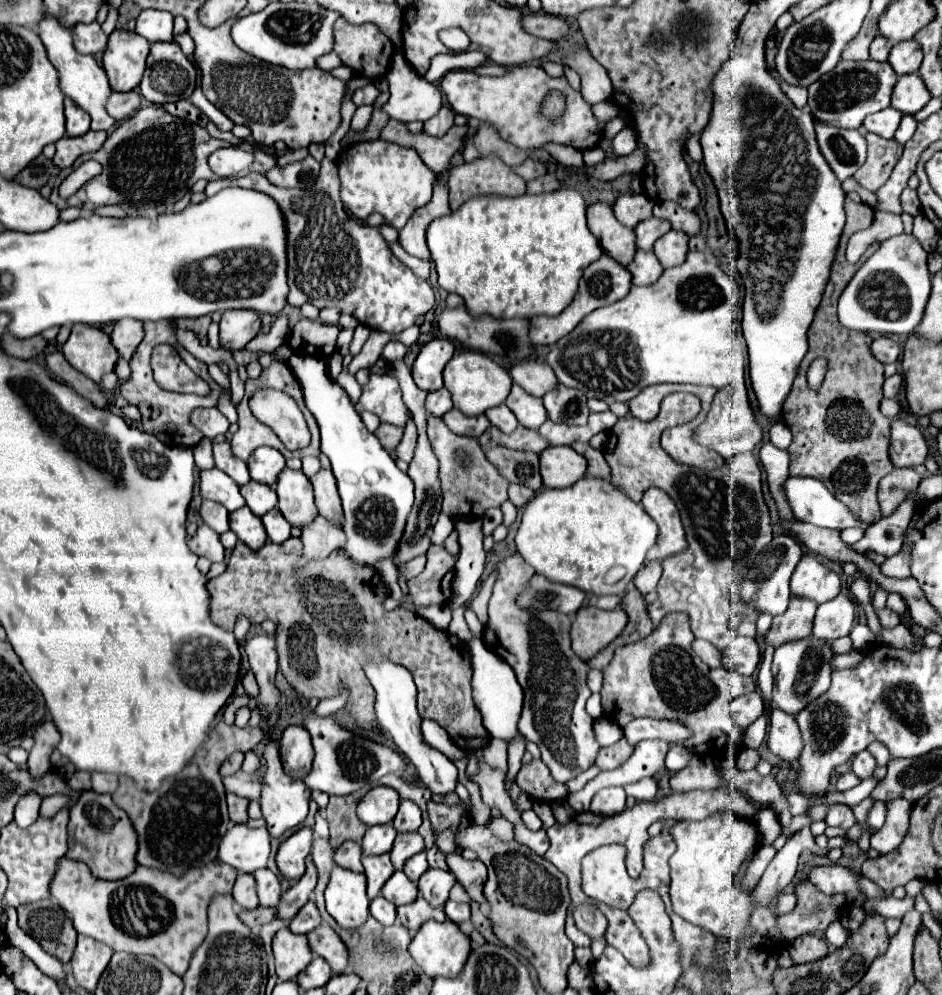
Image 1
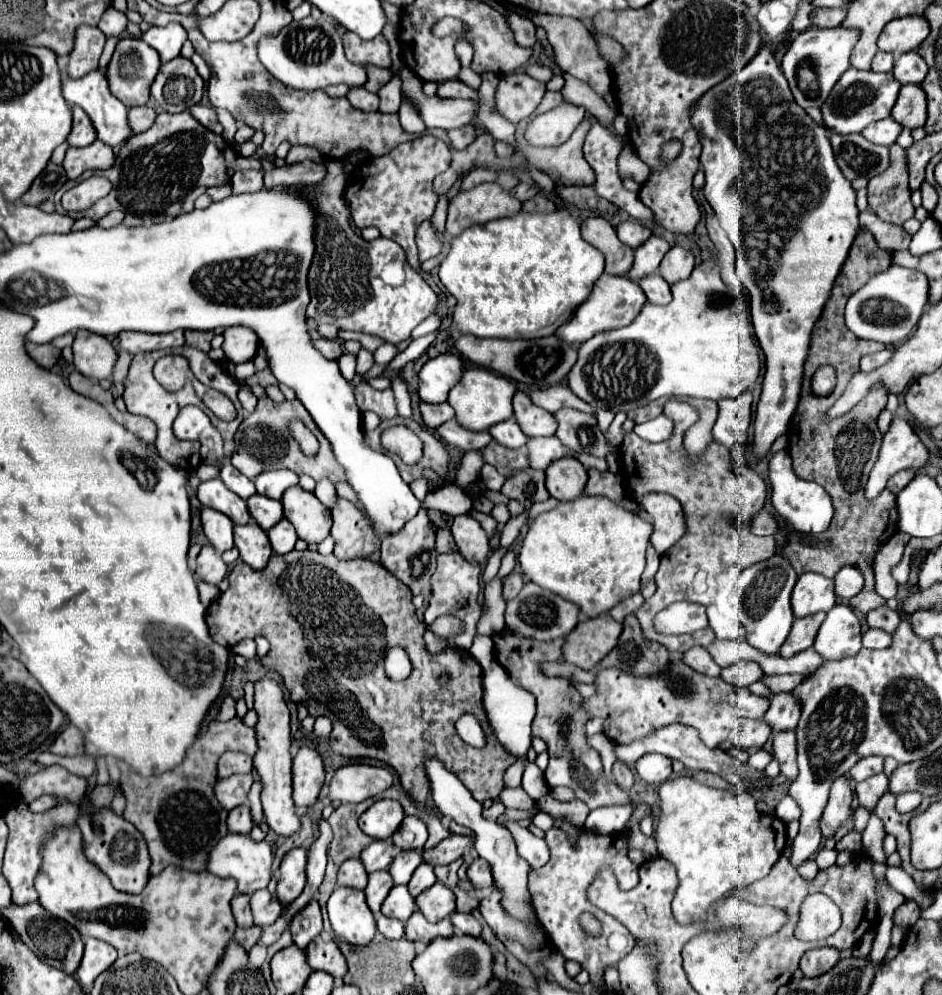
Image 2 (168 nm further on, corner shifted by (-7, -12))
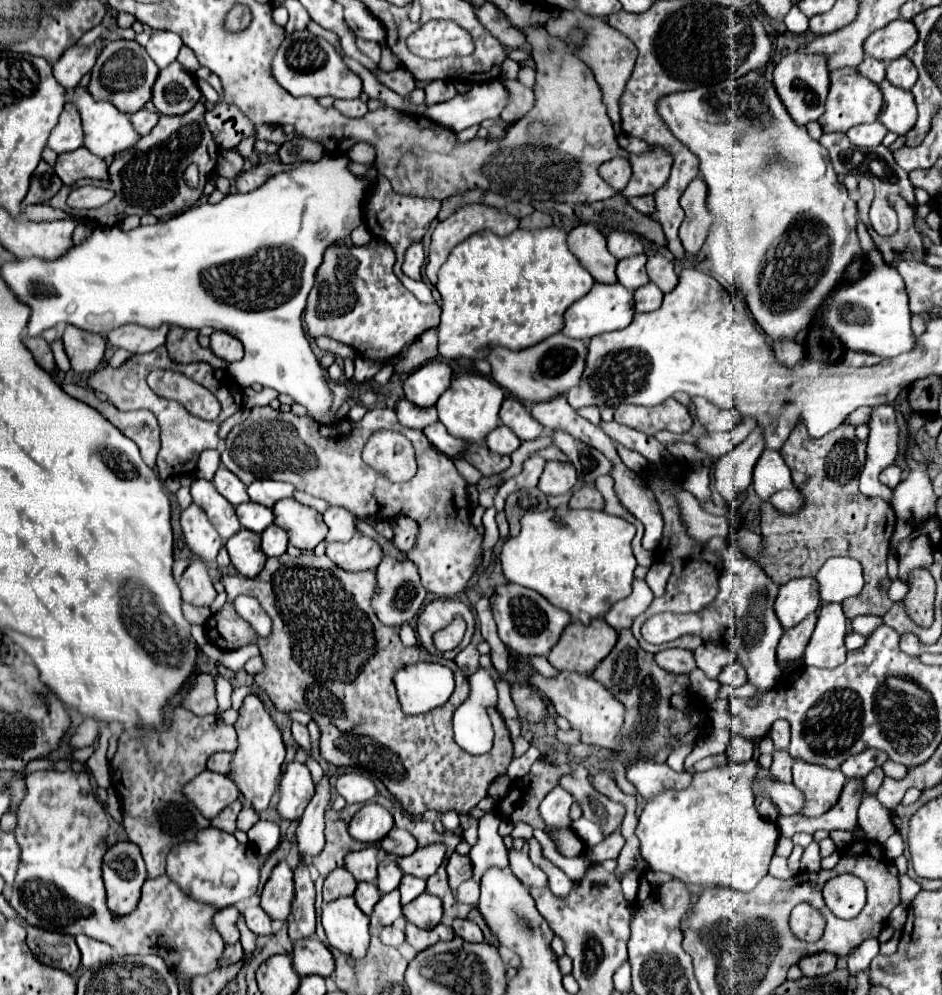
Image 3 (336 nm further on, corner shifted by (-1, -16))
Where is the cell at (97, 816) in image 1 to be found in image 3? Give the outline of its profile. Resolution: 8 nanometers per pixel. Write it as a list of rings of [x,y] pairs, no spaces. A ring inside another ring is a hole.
[[[118,842],[104,856],[106,906],[114,916],[126,916],[140,902],[140,888],[146,880],[146,868],[136,844]]]

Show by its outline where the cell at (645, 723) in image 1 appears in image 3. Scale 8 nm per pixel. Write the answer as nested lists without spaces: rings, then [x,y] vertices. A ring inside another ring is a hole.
[[[762,780],[754,786],[754,790],[766,798],[770,798],[778,810],[782,810],[782,816],[798,814],[804,808],[804,792],[798,790],[794,784],[784,784],[776,780]]]

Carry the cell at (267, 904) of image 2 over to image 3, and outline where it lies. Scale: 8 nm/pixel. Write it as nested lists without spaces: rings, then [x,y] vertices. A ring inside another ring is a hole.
[[[250,906],[244,910],[244,918],[248,928],[256,934],[256,936],[270,936],[272,934],[272,926],[270,926],[270,918],[266,916],[266,912],[260,906]]]

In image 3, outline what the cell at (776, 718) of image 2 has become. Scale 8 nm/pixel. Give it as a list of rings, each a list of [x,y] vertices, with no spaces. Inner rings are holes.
[[[776,720],[772,724],[770,736],[772,736],[772,742],[774,742],[774,746],[778,750],[788,750],[788,744],[790,744],[790,724],[786,720]]]

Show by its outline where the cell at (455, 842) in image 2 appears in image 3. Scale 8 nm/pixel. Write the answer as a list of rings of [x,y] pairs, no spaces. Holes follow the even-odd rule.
[[[432,844],[432,846],[424,846],[424,848],[418,848],[414,854],[410,856],[404,856],[404,858],[396,858],[396,864],[400,866],[400,870],[404,874],[412,874],[412,876],[418,876],[418,878],[428,878],[432,876],[438,866],[442,864],[444,860],[444,852],[446,852],[446,846],[444,844]]]

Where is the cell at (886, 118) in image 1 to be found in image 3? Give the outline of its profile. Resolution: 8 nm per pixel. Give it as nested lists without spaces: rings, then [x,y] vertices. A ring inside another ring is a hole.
[[[872,122],[872,124],[862,124],[862,126],[854,126],[846,132],[848,140],[854,144],[854,146],[878,146],[882,142],[886,134],[886,128],[882,128],[882,124],[878,122]]]

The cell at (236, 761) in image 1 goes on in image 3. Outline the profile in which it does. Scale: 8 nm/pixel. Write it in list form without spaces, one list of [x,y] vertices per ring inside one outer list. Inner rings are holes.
[[[216,752],[208,758],[206,768],[212,770],[212,772],[218,772],[218,774],[226,774],[228,768],[230,768],[230,760],[232,760],[230,752]]]

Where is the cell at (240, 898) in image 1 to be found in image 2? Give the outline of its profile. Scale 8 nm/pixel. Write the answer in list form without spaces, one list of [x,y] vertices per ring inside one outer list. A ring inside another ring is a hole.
[[[236,894],[232,898],[232,912],[234,912],[234,918],[236,918],[238,926],[244,926],[244,928],[254,926],[254,918],[252,918],[252,910],[250,910],[250,896],[248,894]]]

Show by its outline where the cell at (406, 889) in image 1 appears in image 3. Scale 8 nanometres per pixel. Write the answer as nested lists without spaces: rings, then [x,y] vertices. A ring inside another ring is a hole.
[[[394,890],[386,896],[382,896],[370,914],[370,928],[382,928],[390,926],[396,918],[402,916],[402,904],[400,904],[400,892]]]

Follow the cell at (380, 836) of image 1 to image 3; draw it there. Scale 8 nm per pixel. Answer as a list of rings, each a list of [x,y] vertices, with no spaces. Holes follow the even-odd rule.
[[[376,846],[358,850],[358,852],[350,852],[344,860],[344,868],[352,872],[352,876],[358,882],[374,882],[376,880]]]

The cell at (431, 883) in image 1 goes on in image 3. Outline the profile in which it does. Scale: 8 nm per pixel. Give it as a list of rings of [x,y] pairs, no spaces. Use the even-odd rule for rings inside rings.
[[[424,892],[402,908],[404,918],[418,928],[434,928],[442,918],[442,902],[438,896]]]

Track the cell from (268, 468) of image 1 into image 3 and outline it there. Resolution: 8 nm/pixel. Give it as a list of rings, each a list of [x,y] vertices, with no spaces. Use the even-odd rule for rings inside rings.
[[[258,480],[258,482],[252,482],[252,484],[246,488],[246,492],[248,492],[248,496],[250,496],[252,502],[272,508],[278,500],[290,498],[292,492],[294,492],[294,486],[292,486],[292,484],[286,484],[286,482]]]

